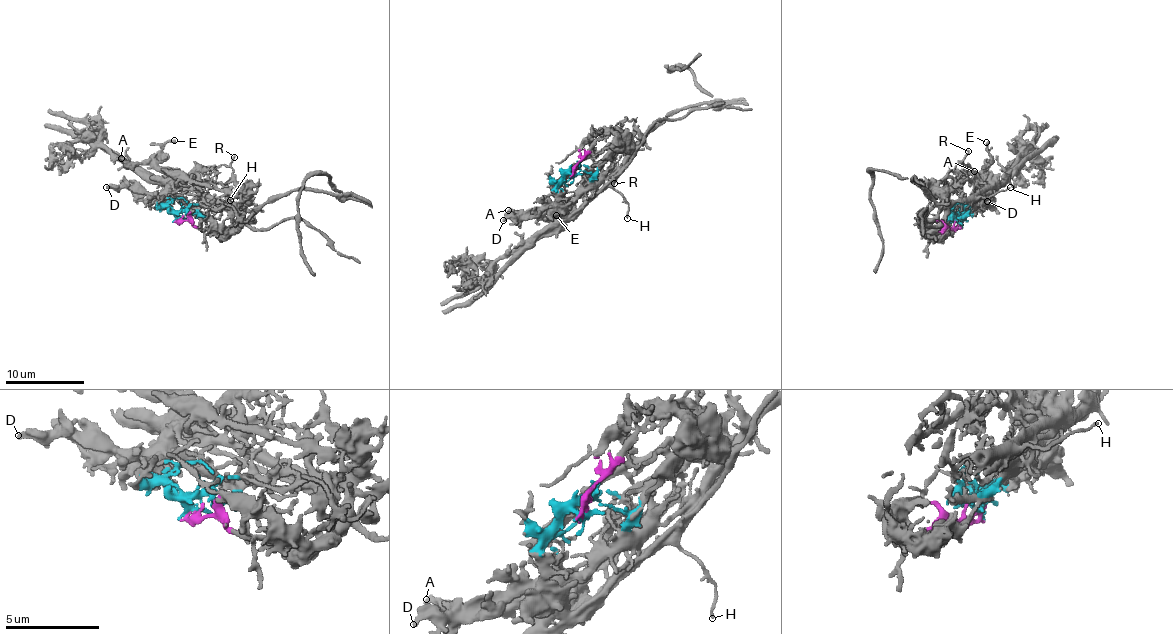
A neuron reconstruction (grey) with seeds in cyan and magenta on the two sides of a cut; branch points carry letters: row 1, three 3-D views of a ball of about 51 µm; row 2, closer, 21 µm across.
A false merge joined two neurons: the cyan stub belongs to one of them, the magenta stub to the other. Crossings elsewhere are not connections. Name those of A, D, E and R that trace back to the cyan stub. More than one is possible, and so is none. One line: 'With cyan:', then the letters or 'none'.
With cyan: A, D, E

